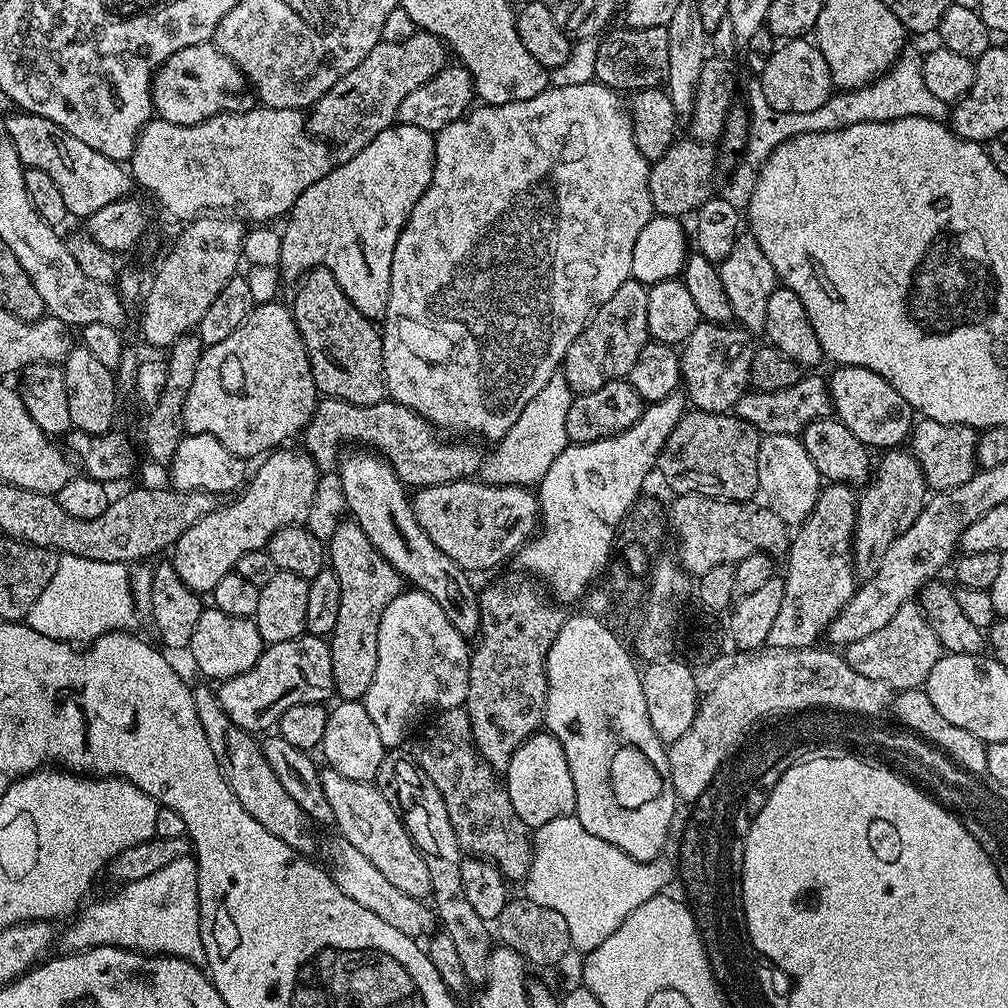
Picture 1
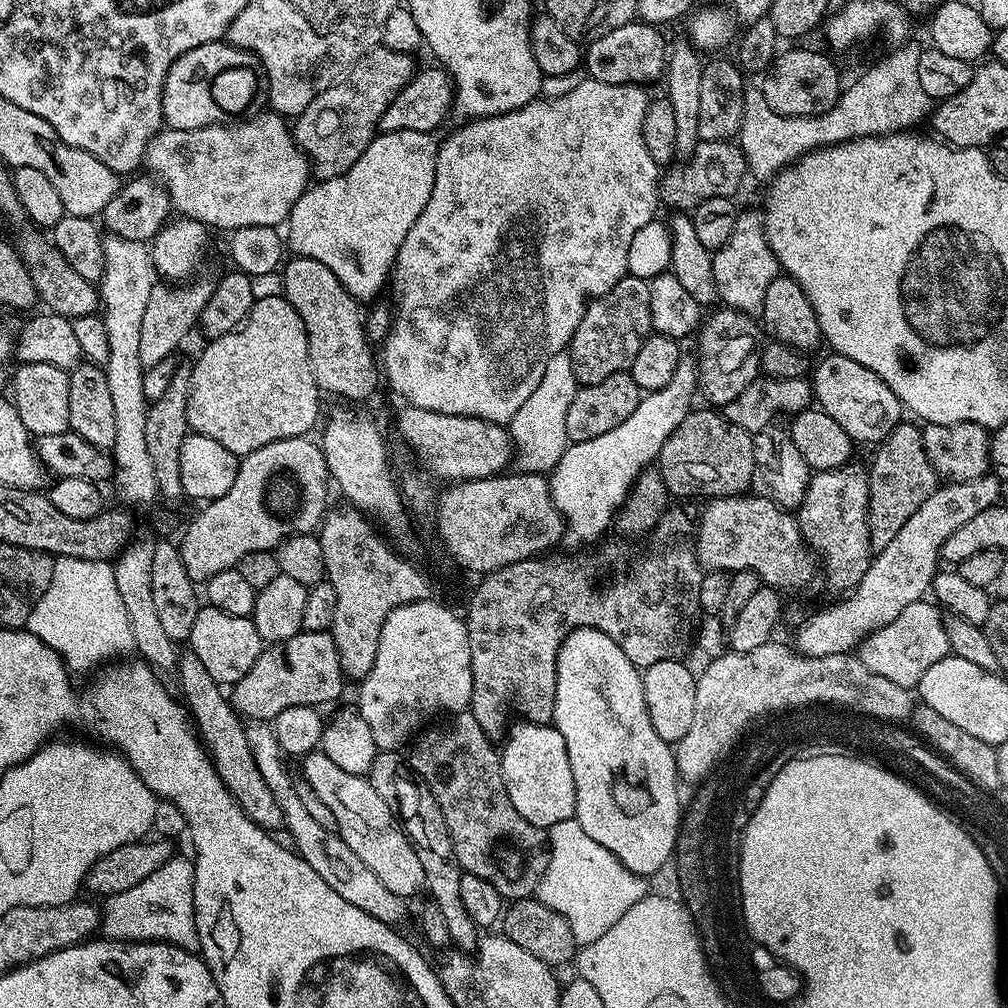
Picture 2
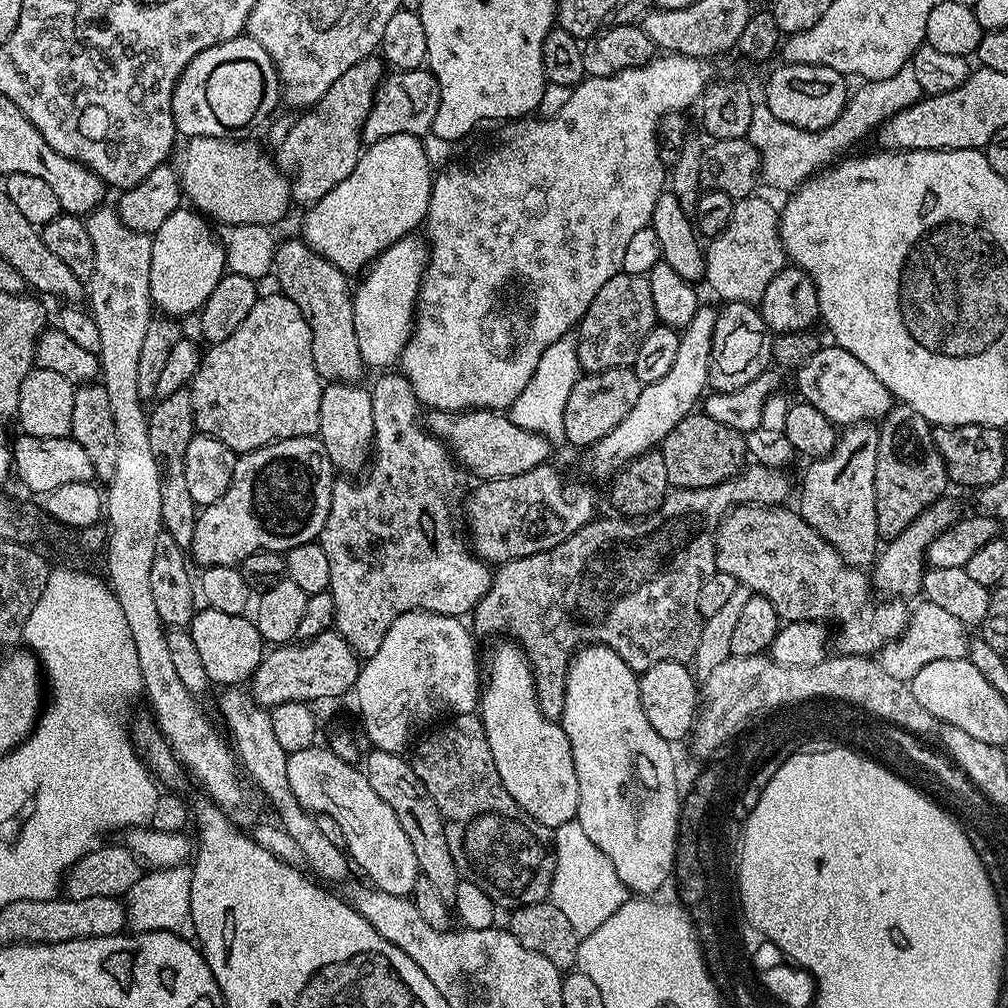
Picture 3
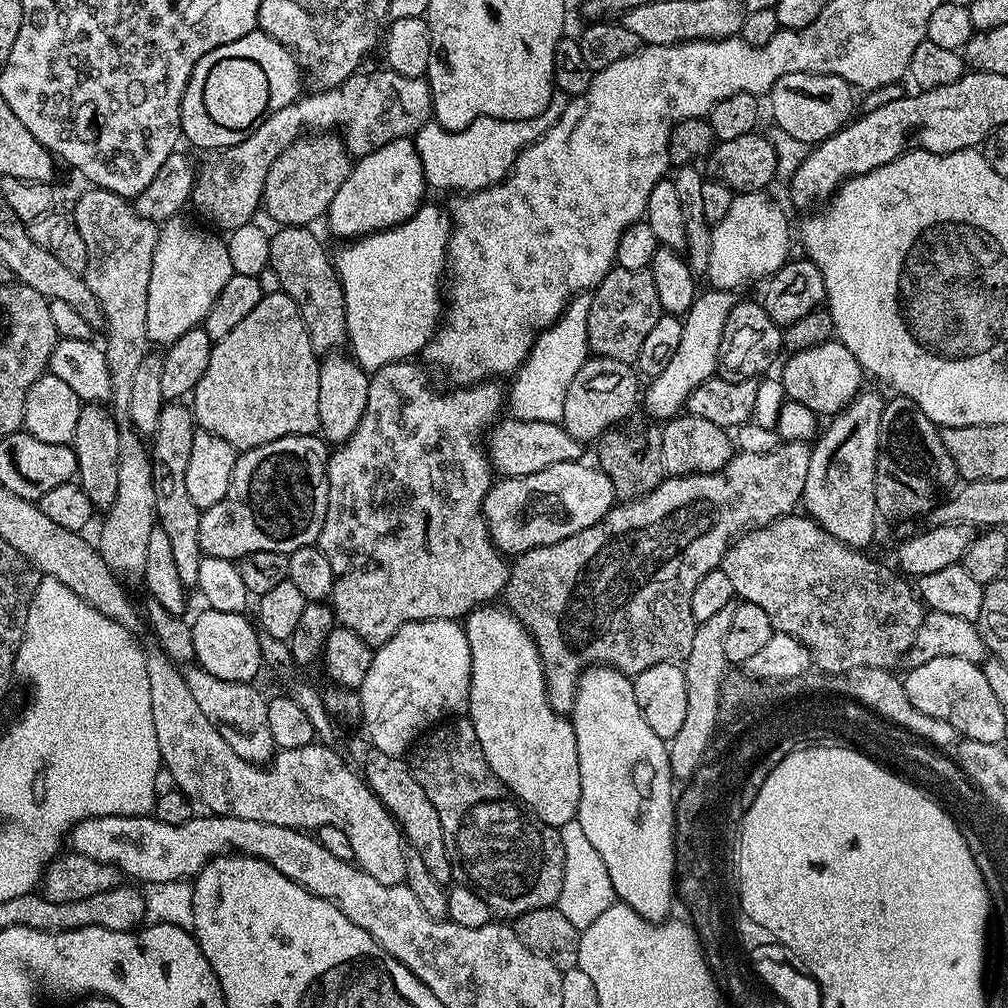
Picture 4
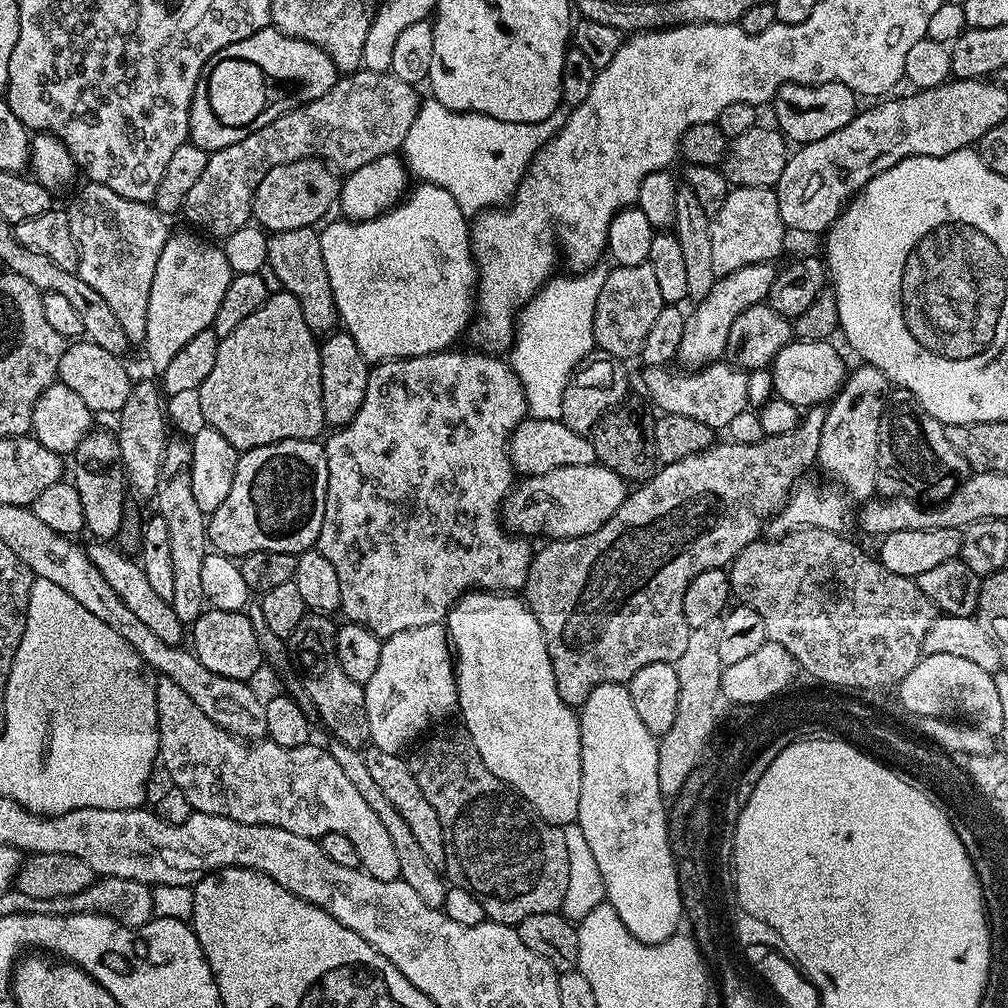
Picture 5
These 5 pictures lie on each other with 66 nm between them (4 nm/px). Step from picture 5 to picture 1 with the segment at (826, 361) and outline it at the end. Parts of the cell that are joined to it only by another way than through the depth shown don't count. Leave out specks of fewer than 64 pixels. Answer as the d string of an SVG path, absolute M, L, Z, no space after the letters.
M836 366L831 369L832 376L827 377L828 392L832 396L832 412L869 449L891 450L903 445L909 439L914 427L912 407L874 370L855 368L854 366Z

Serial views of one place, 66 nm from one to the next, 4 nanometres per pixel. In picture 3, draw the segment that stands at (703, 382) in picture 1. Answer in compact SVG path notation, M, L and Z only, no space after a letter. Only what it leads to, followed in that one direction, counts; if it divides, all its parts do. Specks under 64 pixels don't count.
M727 302L716 313L712 349L710 350L711 391L733 392L742 390L746 382L754 382L758 374L769 371L772 364L773 332L766 326L759 307L746 302Z

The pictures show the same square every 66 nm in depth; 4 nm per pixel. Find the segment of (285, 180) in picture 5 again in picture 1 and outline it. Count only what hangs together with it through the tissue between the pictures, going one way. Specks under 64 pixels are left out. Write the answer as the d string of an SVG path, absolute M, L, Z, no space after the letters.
M418 30L413 36L406 38L406 42L376 44L374 50L370 50L370 54L366 54L366 58L362 58L362 62L358 62L358 66L354 66L354 70L350 70L350 74L346 74L337 84L330 86L330 90L326 90L326 94L322 94L322 98L314 106L314 110L307 113L309 132L316 139L331 145L335 155L341 161L348 160L354 154L361 152L370 142L374 142L374 138L378 138L378 134L382 134L382 130L395 124L398 106L402 106L404 99L413 90L418 90L418 86L430 82L430 78L434 78L440 73L449 60L450 52L444 41L429 32Z

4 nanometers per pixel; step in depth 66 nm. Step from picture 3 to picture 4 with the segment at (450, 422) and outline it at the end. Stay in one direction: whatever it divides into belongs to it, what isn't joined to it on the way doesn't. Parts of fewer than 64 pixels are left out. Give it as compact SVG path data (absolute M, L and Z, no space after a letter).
M504 418L493 424L486 436L488 460L501 477L538 474L538 470L546 470L546 466L554 462L580 460L582 456L580 448L582 448L581 441L570 438L570 434L566 434L564 425L554 422Z

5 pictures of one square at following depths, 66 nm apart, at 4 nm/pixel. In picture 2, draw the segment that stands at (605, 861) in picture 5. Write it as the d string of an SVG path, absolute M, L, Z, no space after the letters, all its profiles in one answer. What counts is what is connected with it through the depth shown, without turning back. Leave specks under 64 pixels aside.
M576 628L565 638L558 650L556 669L558 670L558 686L554 694L552 724L558 730L558 734L562 734L562 742L566 742L566 754L570 758L570 774L574 774L574 790L576 791L574 818L580 823L582 830L586 830L586 834L590 834L590 838L594 838L598 846L606 846L606 850L610 850L610 854L614 854L614 858L618 858L618 862L626 866L626 870L630 870L635 876L651 878L667 860L669 863L673 859L682 819L682 808L680 810L680 788L676 785L676 780L678 781L676 758L673 749L665 740L658 738L658 734L654 734L654 726L650 726L650 714L646 710L646 698L642 694L641 669L636 668L634 662L630 662L630 658L626 658L622 646L618 646L614 638L610 638L602 630L593 628Z

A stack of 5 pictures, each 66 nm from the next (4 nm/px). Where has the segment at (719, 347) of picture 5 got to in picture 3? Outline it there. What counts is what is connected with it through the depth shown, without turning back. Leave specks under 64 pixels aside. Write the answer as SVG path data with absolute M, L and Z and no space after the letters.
M702 306L697 310L694 318L690 318L688 325L680 332L678 355L674 358L670 371L663 378L658 378L658 382L643 385L638 394L638 402L634 402L634 410L630 410L630 414L626 414L626 418L622 418L622 422L618 422L618 426L614 426L610 434L606 434L606 438L592 445L592 457L588 464L598 479L607 481L635 456L653 451L663 444L666 434L670 434L670 430L674 430L674 426L678 426L682 418L692 415L709 387L710 350L716 313L715 307Z

